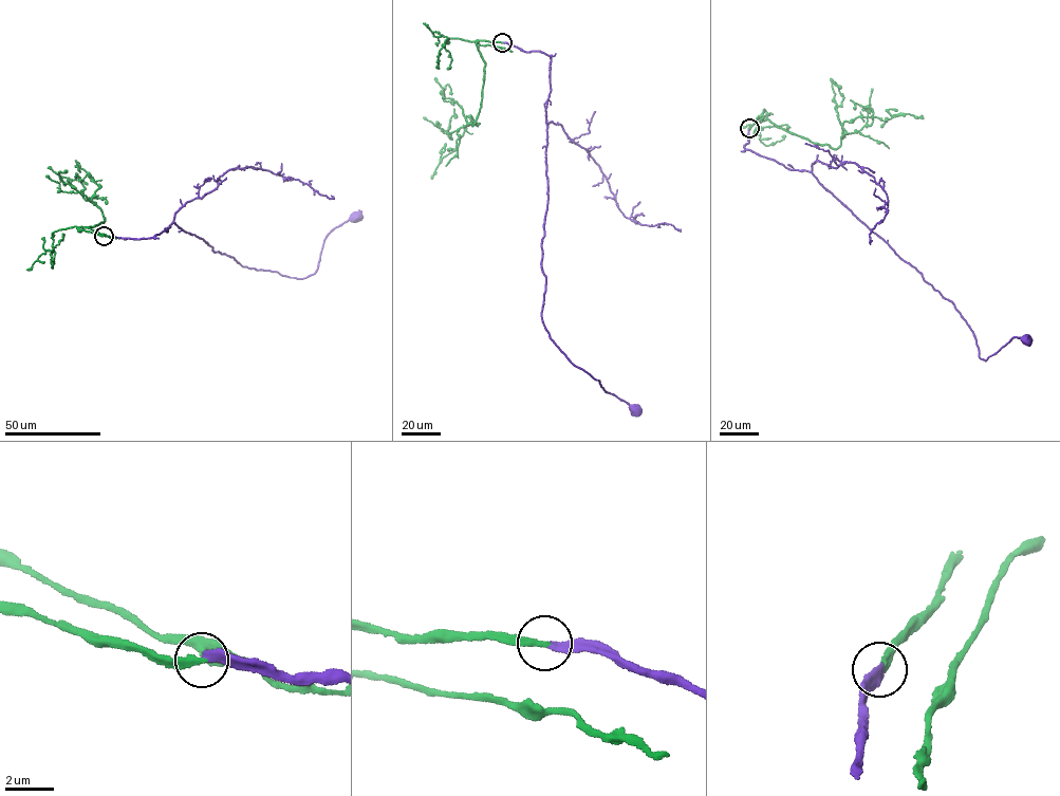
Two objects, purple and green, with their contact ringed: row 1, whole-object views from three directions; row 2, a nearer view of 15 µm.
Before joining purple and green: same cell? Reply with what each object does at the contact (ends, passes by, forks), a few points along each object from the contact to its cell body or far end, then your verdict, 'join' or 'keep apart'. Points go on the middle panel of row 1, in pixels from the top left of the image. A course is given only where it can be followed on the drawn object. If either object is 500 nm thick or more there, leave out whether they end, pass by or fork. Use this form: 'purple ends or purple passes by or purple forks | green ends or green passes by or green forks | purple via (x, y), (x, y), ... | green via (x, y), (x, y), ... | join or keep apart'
purple ends | green ends | purple via (502, 42), (551, 59), (543, 325), (569, 358), (634, 409) | green via (502, 42), (476, 42), (485, 63), (478, 115), (471, 125), (466, 117), (475, 123), (456, 149), (440, 153) | join

